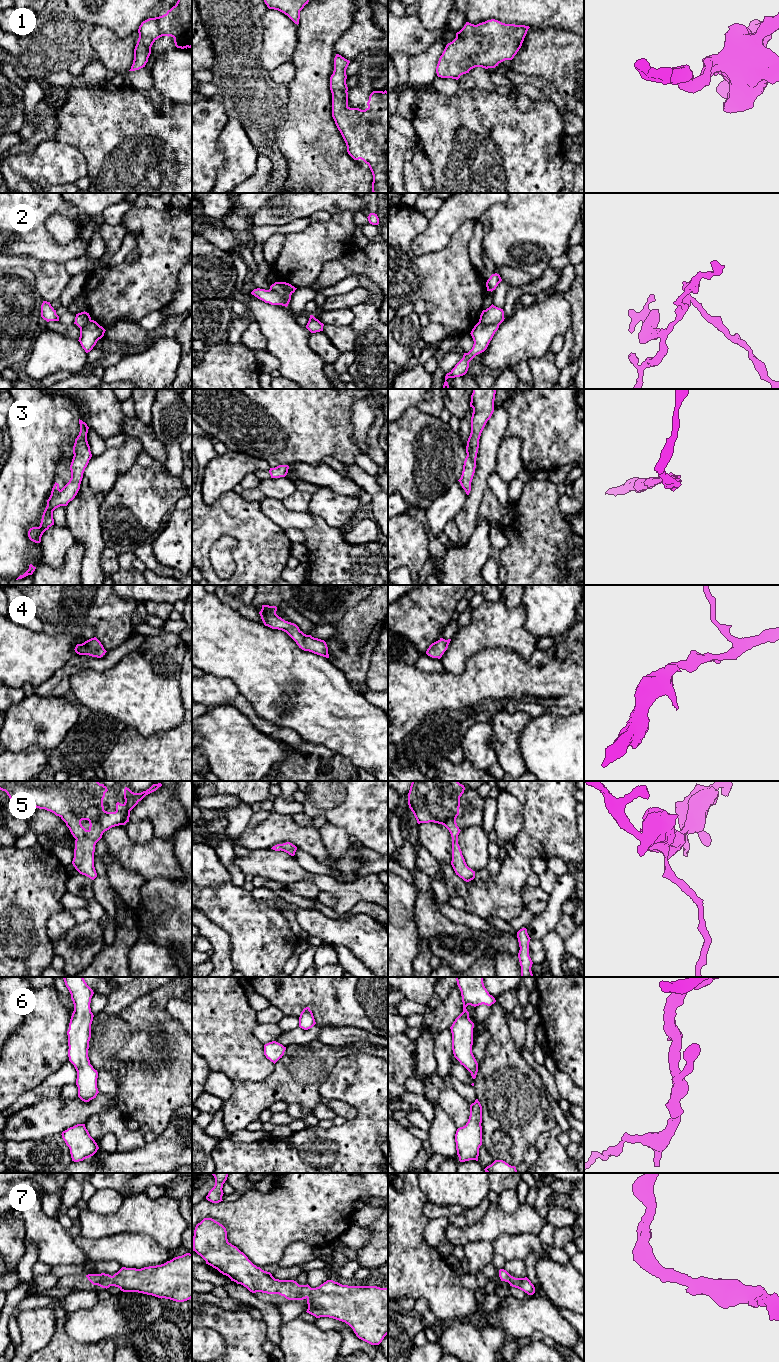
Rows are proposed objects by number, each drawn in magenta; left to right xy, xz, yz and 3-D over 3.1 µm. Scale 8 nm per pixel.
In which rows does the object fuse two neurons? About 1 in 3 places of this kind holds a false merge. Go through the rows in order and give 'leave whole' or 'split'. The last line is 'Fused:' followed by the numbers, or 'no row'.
1: leave whole
2: split
3: leave whole
4: leave whole
5: leave whole
6: leave whole
7: leave whole
Fused: 2

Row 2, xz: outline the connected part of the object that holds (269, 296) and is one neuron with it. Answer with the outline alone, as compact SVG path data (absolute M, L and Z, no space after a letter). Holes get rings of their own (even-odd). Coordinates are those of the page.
M257 288L254 289L251 292L251 294L257 297L258 299L264 301L265 303L269 303L271 305L282 305L283 303L280 294L271 289L265 290L265 289Z

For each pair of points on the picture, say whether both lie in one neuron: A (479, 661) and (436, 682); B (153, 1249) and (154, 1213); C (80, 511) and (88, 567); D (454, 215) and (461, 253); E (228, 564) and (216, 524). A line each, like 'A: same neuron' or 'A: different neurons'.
A: same neuron
B: different neurons
C: same neuron
D: different neurons
E: different neurons

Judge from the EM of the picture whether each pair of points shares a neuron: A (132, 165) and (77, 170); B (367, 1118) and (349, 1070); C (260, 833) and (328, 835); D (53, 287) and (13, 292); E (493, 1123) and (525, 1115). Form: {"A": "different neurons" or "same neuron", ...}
{"A": "different neurons", "B": "same neuron", "C": "different neurons", "D": "different neurons", "E": "same neuron"}

